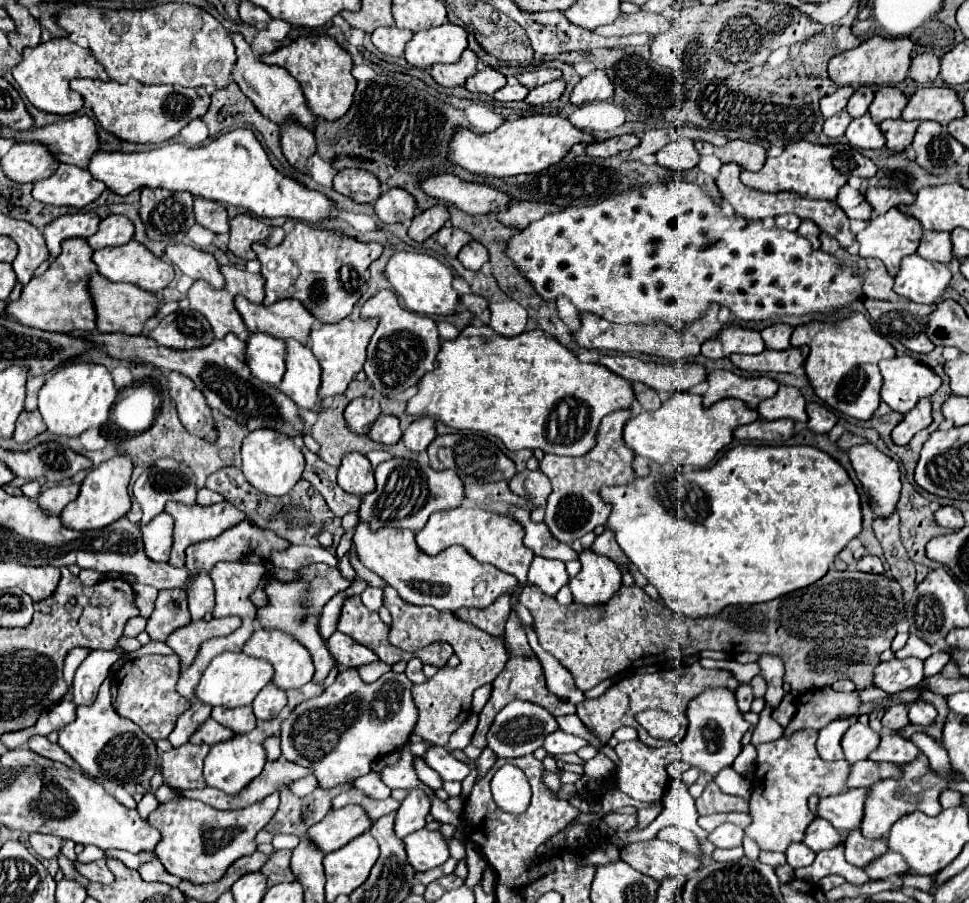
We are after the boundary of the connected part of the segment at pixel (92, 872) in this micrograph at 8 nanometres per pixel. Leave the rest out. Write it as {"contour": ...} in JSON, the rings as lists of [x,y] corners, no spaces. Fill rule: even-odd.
{"contour":[[[94,860],[94,862],[88,862],[88,864],[80,864],[76,862],[74,864],[76,870],[86,876],[90,882],[100,882],[100,884],[110,884],[114,880],[112,872],[108,870],[106,866],[106,860]]]}

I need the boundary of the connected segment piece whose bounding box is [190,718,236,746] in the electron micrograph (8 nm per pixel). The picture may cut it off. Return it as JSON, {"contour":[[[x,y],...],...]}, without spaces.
{"contour":[[[208,718],[196,732],[194,732],[194,736],[192,736],[192,744],[208,744],[208,746],[212,746],[212,744],[218,744],[218,742],[226,742],[226,740],[230,740],[230,738],[234,738],[236,734],[230,730],[230,728],[226,728],[226,726],[222,726],[222,724],[218,724],[216,720],[212,720],[212,718]]]}

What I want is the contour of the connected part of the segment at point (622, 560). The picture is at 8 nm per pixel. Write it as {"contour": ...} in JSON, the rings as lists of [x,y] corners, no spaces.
{"contour":[[[606,526],[606,530],[594,540],[594,544],[592,544],[592,550],[594,552],[598,552],[598,554],[604,554],[604,556],[610,556],[614,562],[618,562],[618,564],[628,564],[628,560],[626,560],[626,556],[624,556],[624,552],[620,550],[620,546],[616,544],[616,540],[614,540],[614,536],[612,536],[614,532],[612,530],[608,530],[608,526]]]}

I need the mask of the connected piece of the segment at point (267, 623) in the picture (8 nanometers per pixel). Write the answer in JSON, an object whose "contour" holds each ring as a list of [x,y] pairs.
{"contour":[[[324,564],[302,566],[298,570],[298,574],[302,574],[302,576],[298,580],[292,580],[292,582],[282,582],[282,580],[276,580],[276,578],[266,580],[264,592],[268,596],[268,604],[258,608],[256,622],[266,630],[282,630],[288,636],[296,638],[300,644],[304,644],[304,648],[312,654],[312,660],[314,660],[314,666],[316,666],[312,682],[322,682],[330,674],[330,670],[338,664],[330,656],[330,652],[324,644],[324,638],[318,632],[318,622],[320,622],[322,608],[326,606],[326,602],[334,594],[338,594],[340,590],[346,590],[350,586],[350,582],[340,576],[338,568],[326,568]]]}

